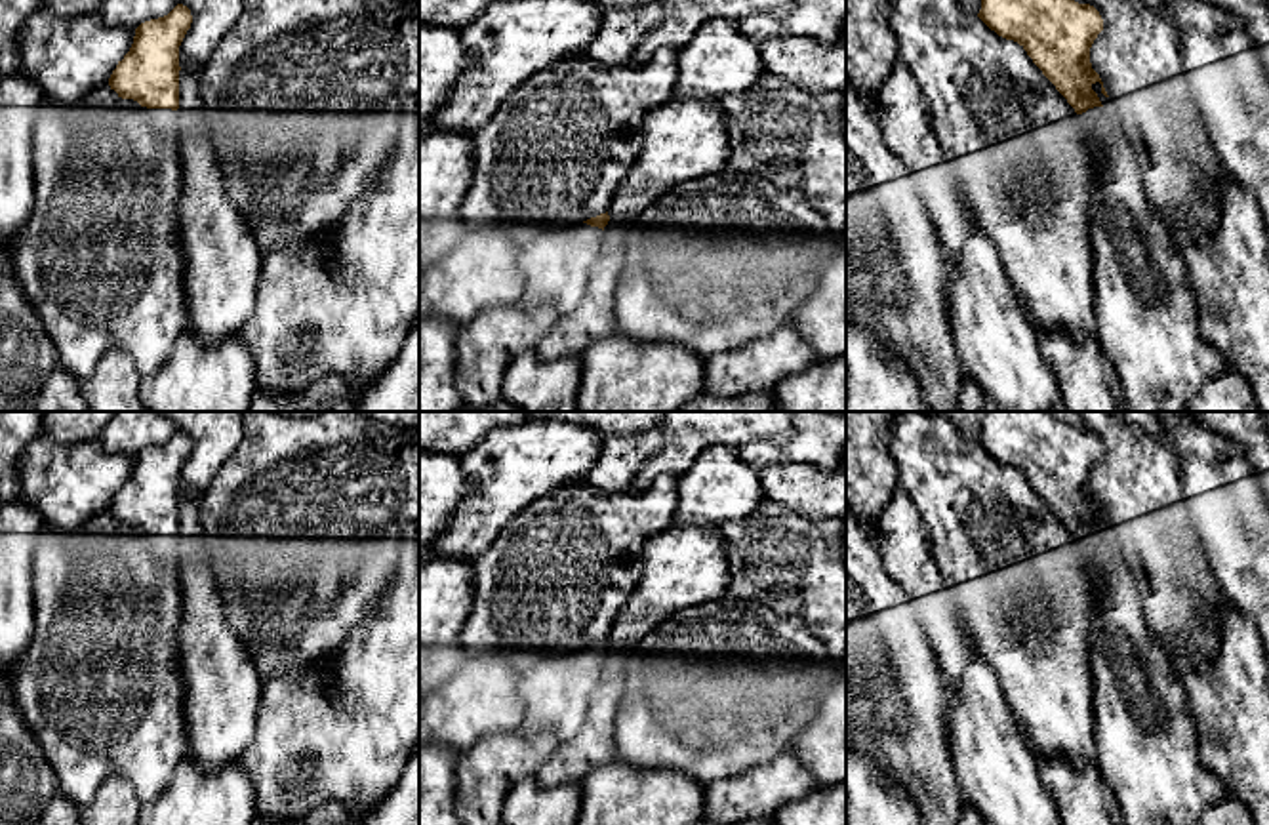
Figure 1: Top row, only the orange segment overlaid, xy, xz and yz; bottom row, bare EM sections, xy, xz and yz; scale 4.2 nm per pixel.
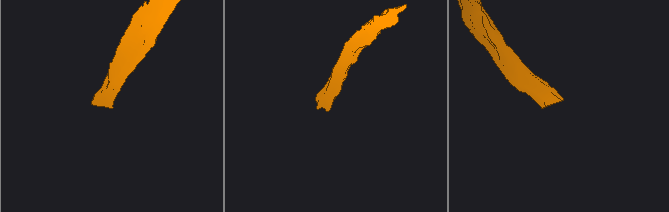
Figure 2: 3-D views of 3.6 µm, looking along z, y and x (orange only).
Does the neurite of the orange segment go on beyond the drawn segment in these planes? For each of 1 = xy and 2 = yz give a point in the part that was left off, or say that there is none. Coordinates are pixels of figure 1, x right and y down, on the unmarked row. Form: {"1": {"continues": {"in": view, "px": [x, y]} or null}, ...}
{"1": {"continues": {"in": "xy", "px": [164, 547]}}, "2": {"continues": null}}

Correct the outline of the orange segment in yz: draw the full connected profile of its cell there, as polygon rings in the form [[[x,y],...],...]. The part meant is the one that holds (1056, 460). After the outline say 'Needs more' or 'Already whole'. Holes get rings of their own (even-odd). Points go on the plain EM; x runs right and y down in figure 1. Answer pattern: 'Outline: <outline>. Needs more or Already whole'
Outline: [[[983,412],[981,436],[977,444],[998,463],[1017,469],[1077,541],[1082,541],[1094,533],[1103,533],[1098,520],[1092,516],[1092,513],[1099,509],[1101,520],[1109,524],[1099,501],[1090,490],[1090,474],[1103,457],[1103,446],[1094,433],[1078,431],[1056,419],[1048,412]]]. Already whole

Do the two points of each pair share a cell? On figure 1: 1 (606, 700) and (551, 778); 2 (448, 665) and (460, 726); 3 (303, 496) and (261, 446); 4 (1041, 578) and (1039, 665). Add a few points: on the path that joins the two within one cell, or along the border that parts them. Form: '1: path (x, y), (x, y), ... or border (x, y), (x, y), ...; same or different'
1: path (601, 719), (597, 732), (570, 759); same
2: border (467, 658), (439, 688); different
3: path (300, 484), (273, 458); same
4: path (1041, 599), (1039, 644); same

